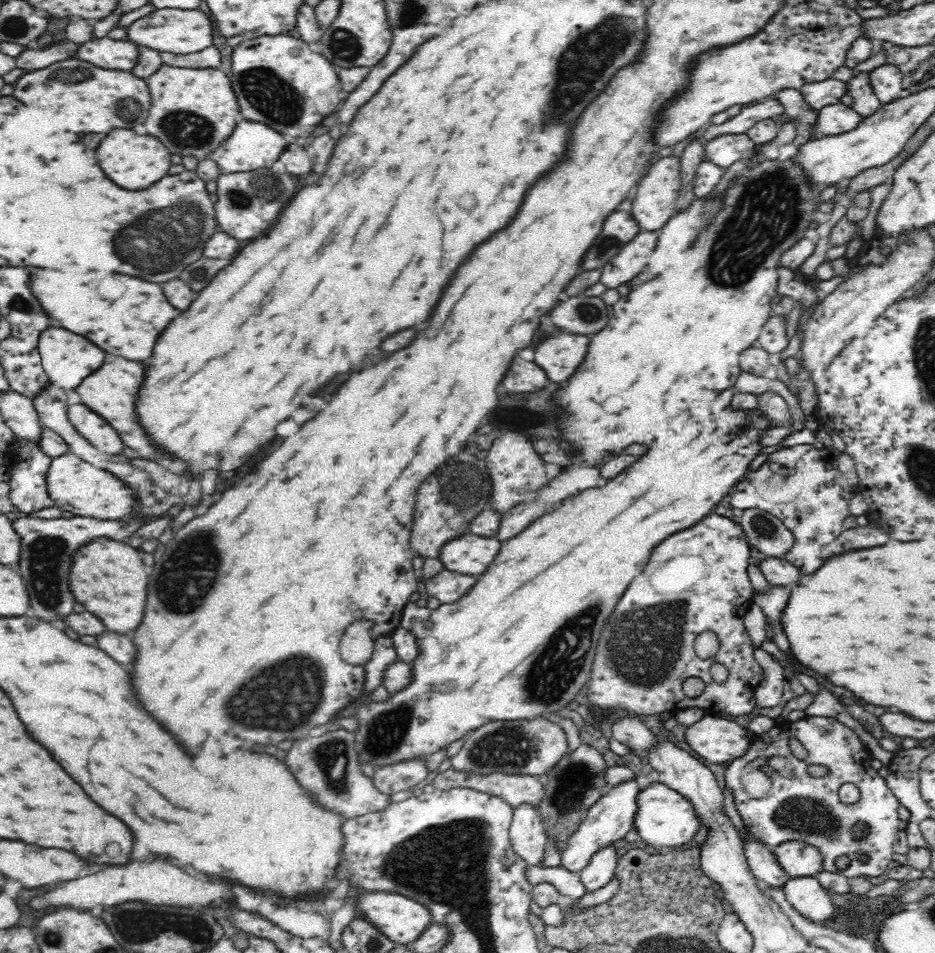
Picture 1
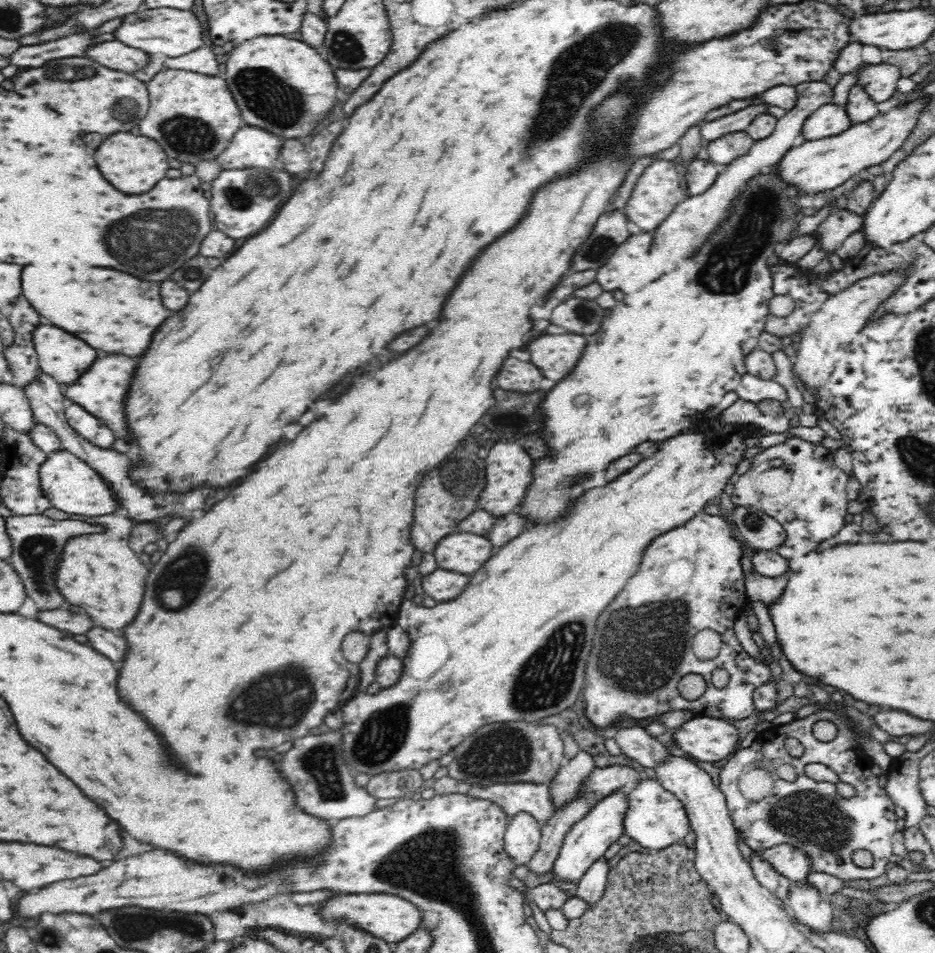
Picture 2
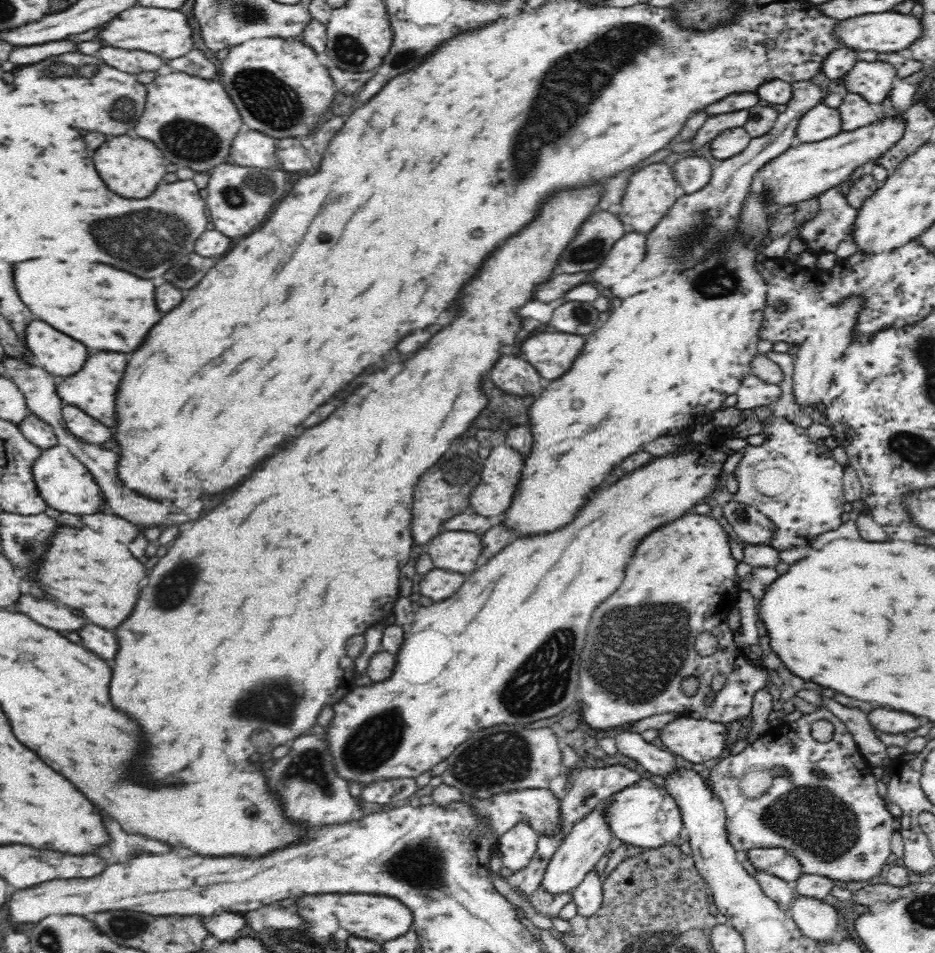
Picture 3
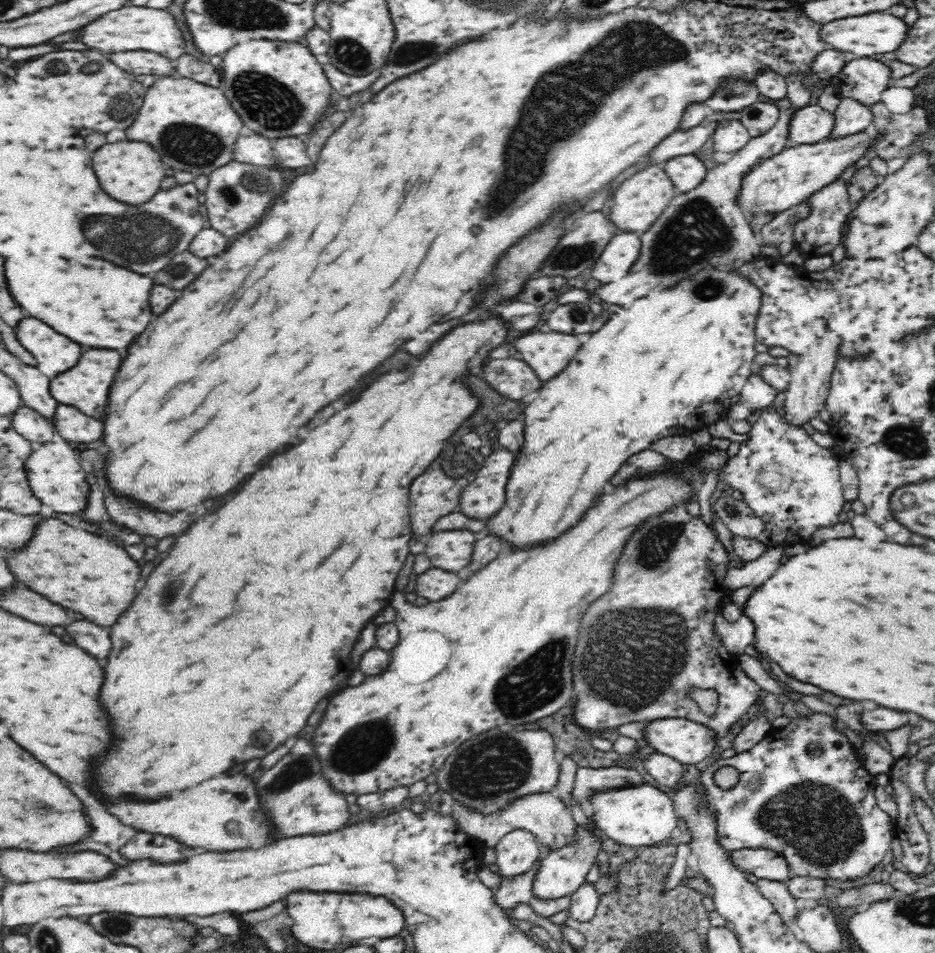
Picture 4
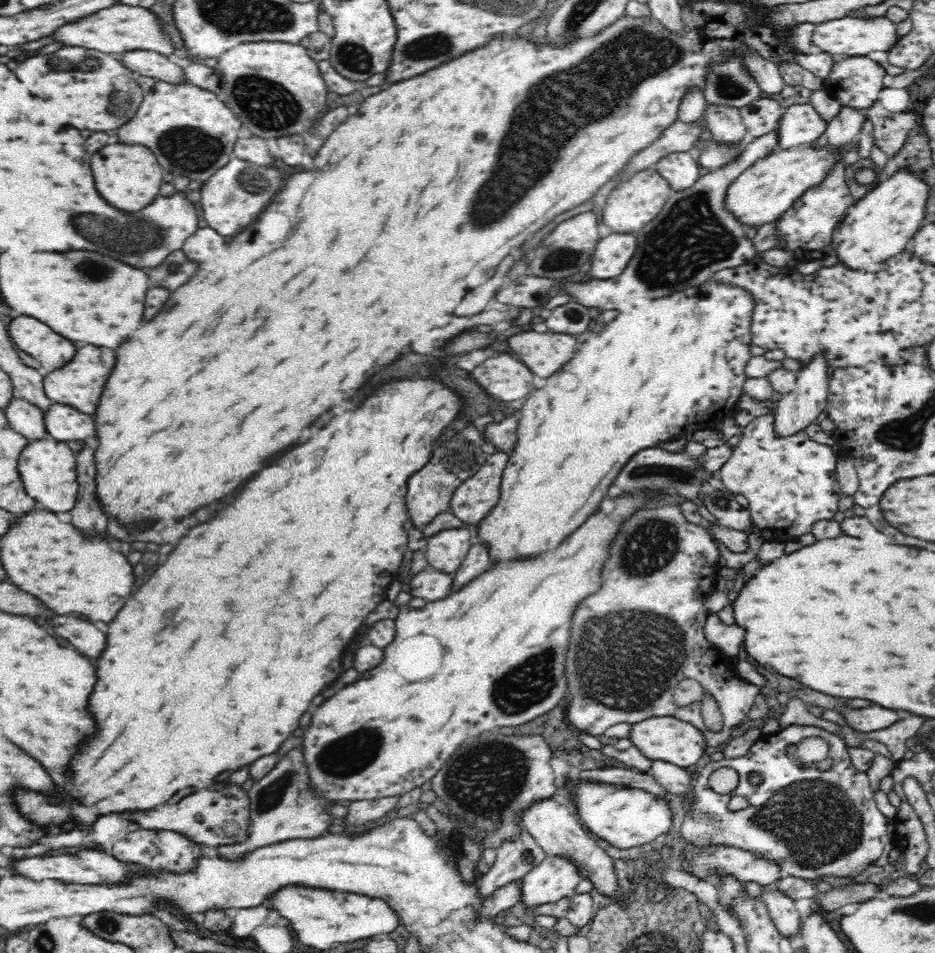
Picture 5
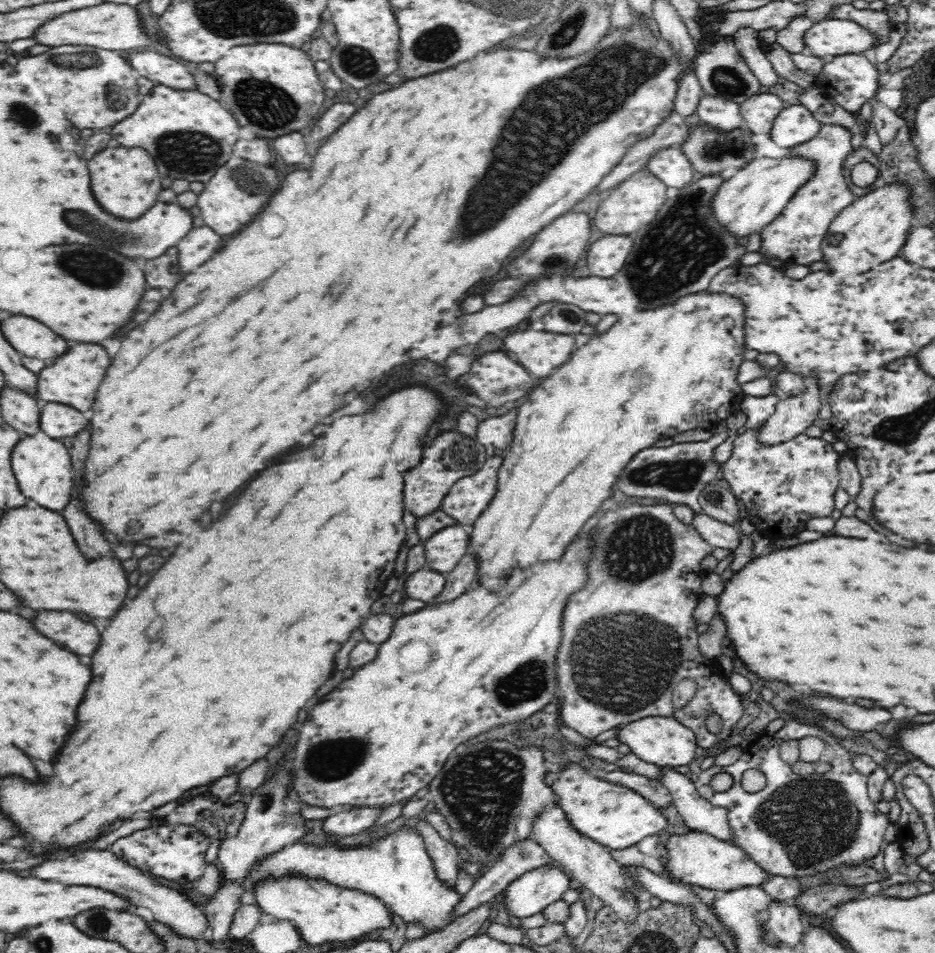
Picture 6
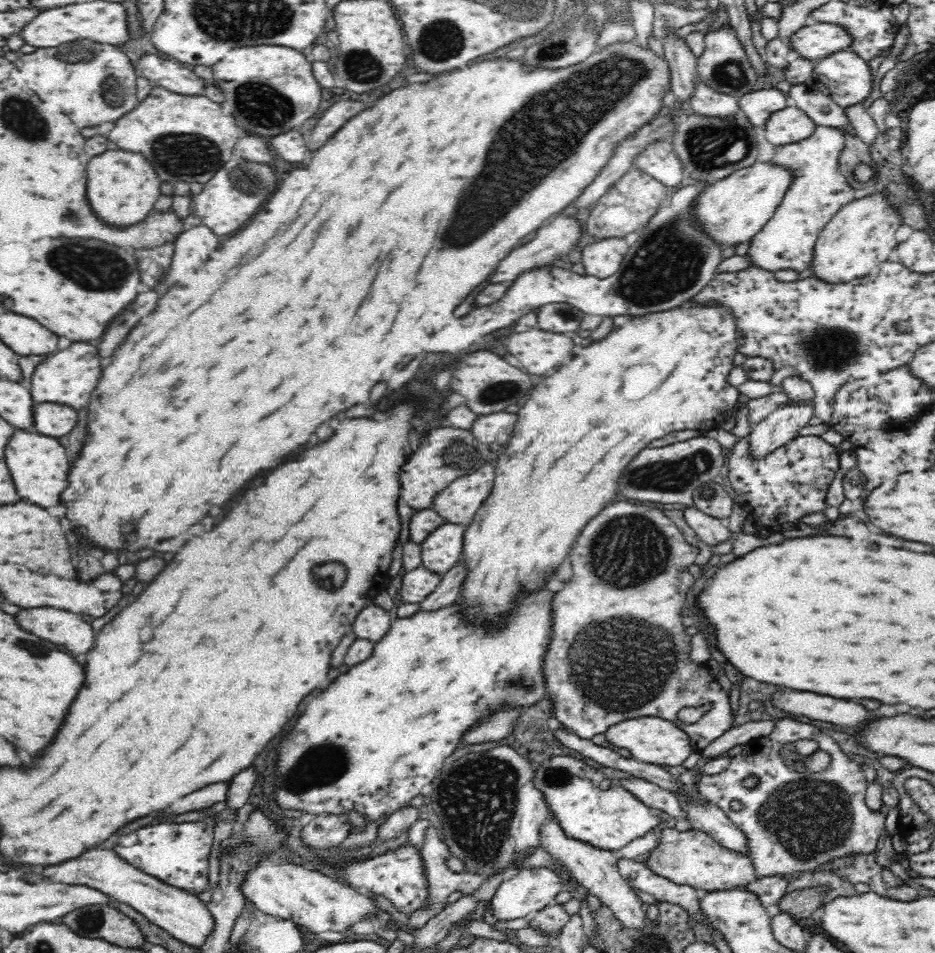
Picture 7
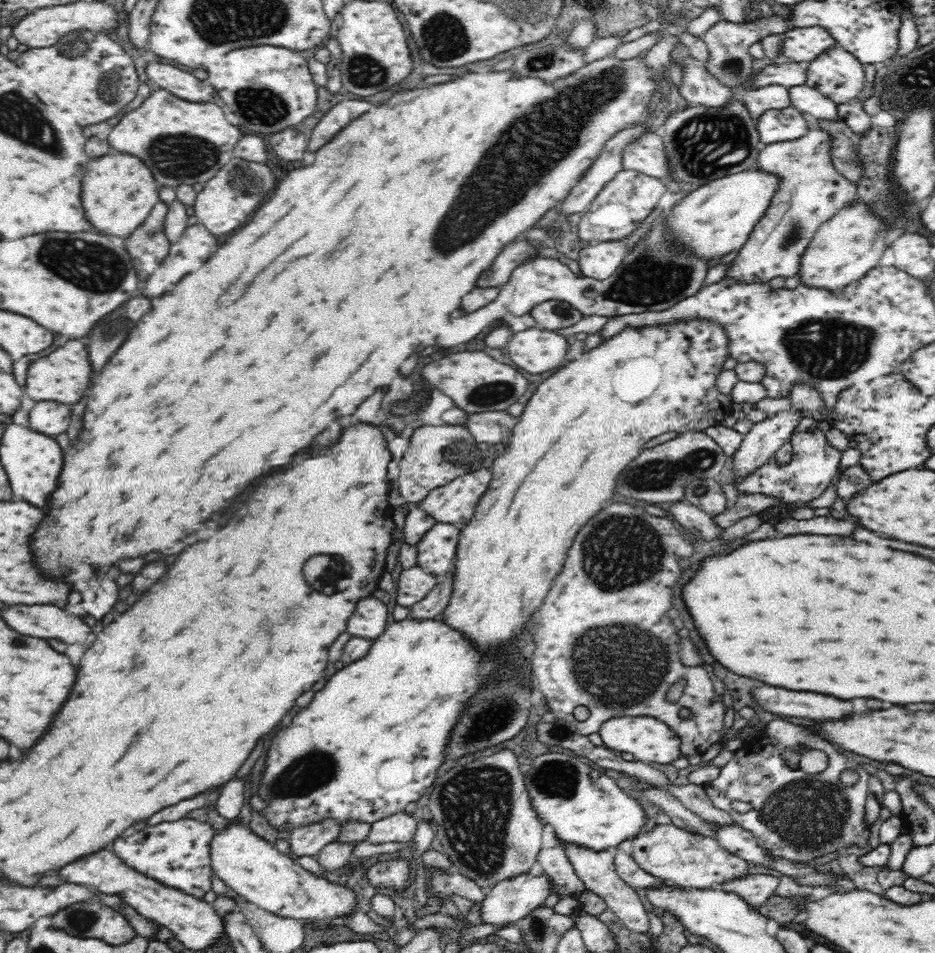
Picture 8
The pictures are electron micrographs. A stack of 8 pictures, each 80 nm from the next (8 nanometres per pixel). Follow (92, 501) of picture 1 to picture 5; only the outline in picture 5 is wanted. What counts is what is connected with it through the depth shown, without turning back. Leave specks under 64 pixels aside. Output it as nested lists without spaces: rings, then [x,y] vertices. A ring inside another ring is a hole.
[[[49,435],[42,440],[28,442],[24,452],[20,454],[18,471],[30,498],[36,499],[52,513],[70,513],[78,502],[78,490],[80,490],[78,468],[76,453],[65,442],[60,442]]]

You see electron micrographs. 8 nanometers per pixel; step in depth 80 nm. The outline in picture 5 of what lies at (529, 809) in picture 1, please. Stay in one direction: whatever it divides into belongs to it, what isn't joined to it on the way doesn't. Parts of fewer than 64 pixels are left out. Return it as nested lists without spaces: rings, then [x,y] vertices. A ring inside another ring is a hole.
[[[524,829],[517,832],[516,838],[500,841],[495,851],[497,854],[490,870],[477,882],[480,893],[486,898],[511,880],[522,879],[548,855]]]

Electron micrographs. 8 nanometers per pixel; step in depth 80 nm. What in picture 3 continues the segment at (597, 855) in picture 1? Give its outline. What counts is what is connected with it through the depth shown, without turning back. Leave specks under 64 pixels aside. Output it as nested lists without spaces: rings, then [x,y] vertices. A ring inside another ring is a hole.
[[[592,869],[578,886],[569,890],[578,906],[578,914],[590,916],[600,908],[603,901],[602,886],[600,874]]]

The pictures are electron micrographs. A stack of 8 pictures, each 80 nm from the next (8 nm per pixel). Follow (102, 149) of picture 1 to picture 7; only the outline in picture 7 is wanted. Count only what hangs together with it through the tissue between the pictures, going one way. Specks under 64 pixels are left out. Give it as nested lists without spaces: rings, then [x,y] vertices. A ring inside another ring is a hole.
[[[106,150],[100,156],[94,156],[88,160],[88,198],[92,198],[92,206],[96,214],[102,218],[108,218],[108,222],[116,222],[116,226],[132,226],[146,219],[146,216],[153,209],[160,209],[163,212],[172,207],[172,194],[161,194],[160,178],[154,172],[152,164],[146,160],[142,152],[130,152],[130,150]]]

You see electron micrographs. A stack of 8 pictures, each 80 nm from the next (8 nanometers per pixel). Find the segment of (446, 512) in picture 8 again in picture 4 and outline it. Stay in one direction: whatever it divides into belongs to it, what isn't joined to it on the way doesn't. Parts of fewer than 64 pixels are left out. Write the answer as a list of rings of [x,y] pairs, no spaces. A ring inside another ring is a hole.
[[[502,448],[486,458],[478,478],[464,488],[460,496],[460,512],[472,518],[490,518],[506,504],[508,480],[516,464],[516,456]]]

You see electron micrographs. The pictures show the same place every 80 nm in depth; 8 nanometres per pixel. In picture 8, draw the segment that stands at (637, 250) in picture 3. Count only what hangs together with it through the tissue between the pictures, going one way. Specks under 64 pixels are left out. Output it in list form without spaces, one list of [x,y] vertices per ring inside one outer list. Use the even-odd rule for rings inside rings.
[[[622,240],[590,243],[580,250],[578,267],[584,276],[604,280],[623,265],[628,254],[628,246]]]

